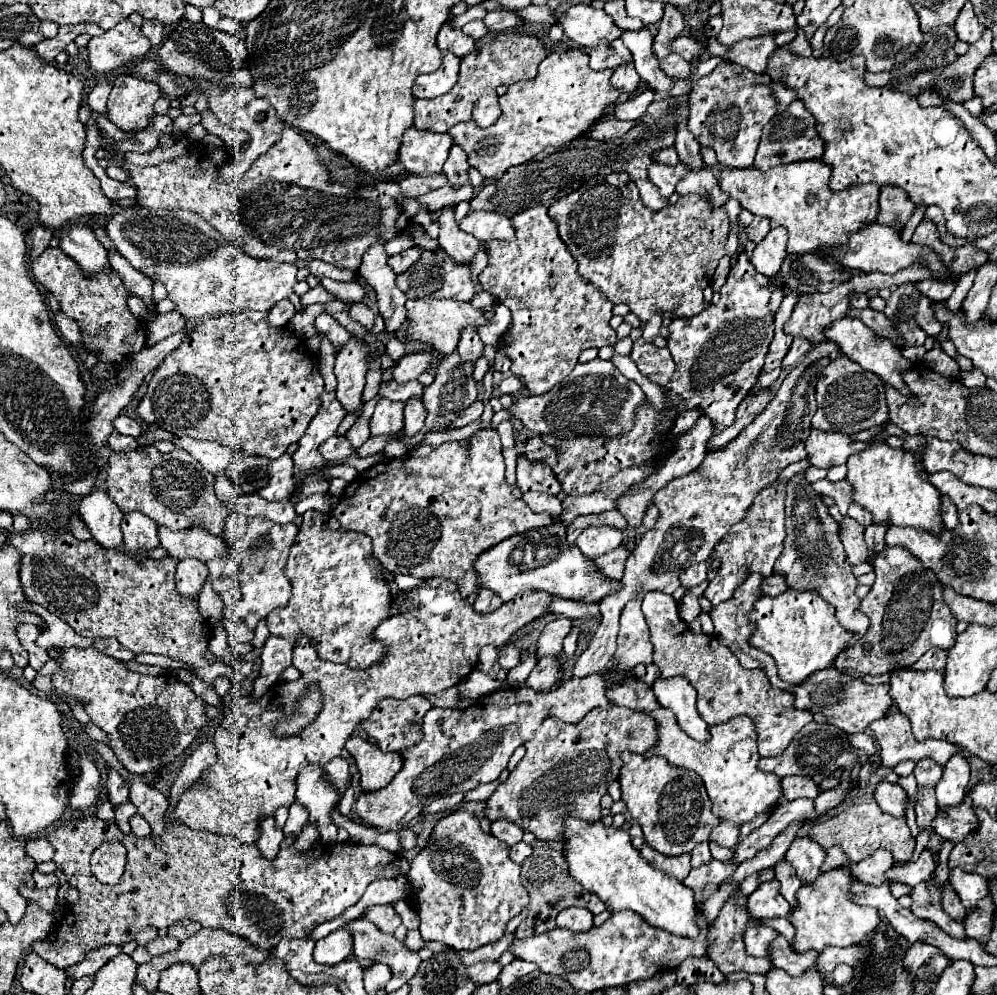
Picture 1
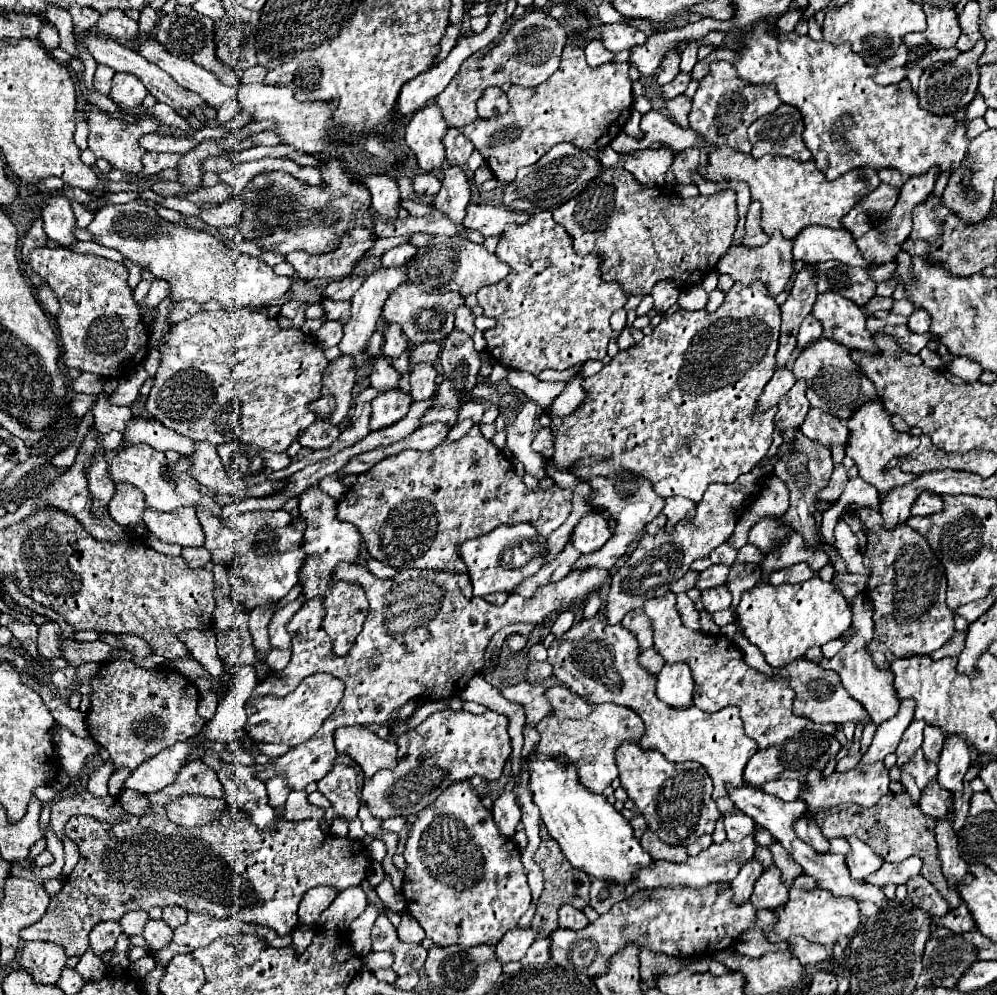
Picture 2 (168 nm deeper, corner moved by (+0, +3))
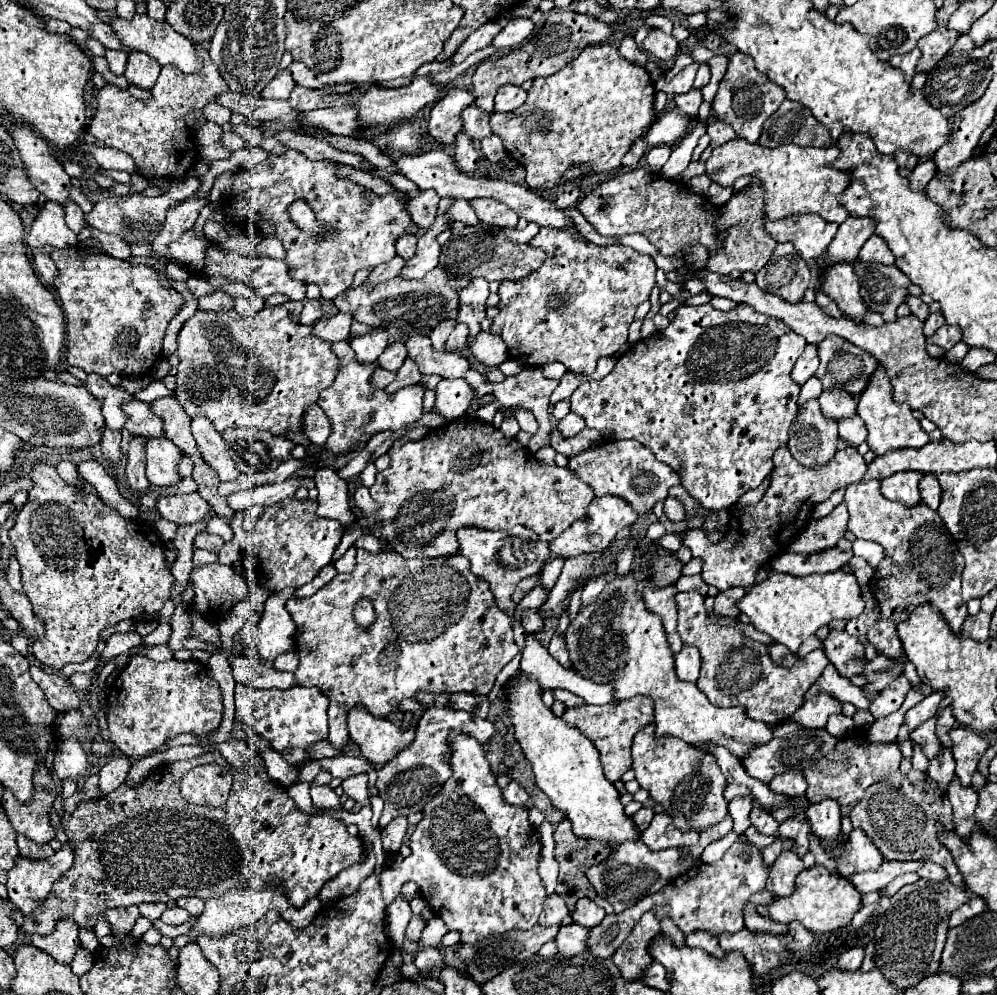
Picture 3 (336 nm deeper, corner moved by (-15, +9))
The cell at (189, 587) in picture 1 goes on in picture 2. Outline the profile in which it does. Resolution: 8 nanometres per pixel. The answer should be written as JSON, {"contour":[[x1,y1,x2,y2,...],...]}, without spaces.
{"contour":[[191,546,191,548,183,548,181,556,185,558,185,562,189,564,189,568,203,568,209,560,211,554,209,550,205,550,203,546]]}

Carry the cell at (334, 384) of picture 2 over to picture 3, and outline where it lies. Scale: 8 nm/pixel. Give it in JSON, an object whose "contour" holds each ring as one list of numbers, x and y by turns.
{"contour":[[376,332,376,334,366,334,366,336,356,336,350,340,350,346,356,352,356,360,360,364,372,364,388,346,388,334]]}

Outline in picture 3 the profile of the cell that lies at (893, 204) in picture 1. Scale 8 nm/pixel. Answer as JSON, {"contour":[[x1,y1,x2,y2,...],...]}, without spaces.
{"contour":[[896,152,894,160,896,160,896,164,898,164,900,168,908,168,908,170,914,170,916,164,918,164,916,156,912,156,910,152]]}

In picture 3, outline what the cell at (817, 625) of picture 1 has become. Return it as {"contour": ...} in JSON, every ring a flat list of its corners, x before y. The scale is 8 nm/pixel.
{"contour":[[770,572,768,580,748,588,746,596,736,602,740,612,744,612,752,626,768,634,774,642,784,644,792,654,804,644,806,638,816,634,818,628,828,626,832,620,854,620,864,610,864,600,860,596,860,586,850,572,830,572,812,576,788,576,782,572]]}

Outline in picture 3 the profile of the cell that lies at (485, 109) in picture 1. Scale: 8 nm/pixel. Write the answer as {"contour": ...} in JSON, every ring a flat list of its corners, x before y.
{"contour":[[502,86,498,92,496,92,496,106,494,110,496,112,512,112,516,110,518,106,524,104,526,100,526,90,520,88,520,86]]}

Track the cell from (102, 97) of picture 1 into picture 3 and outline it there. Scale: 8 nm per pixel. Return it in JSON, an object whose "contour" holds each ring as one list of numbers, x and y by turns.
{"contour":[[106,50,106,60,108,60,108,68,112,70,112,74,116,74,116,76,122,76,124,74,126,60,128,60,128,54,126,52]]}

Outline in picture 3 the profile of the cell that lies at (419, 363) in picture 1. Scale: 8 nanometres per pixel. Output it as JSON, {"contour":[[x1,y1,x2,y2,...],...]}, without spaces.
{"contour":[[456,324,454,330,452,330,452,334,446,340,446,350,448,352,456,352,456,350,464,348,466,346,466,336,468,336,468,326]]}

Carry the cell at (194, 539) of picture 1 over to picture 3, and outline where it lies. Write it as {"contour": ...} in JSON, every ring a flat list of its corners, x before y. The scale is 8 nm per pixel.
{"contour":[[198,492,160,496,156,502,156,508,162,518,166,518,178,526,196,524,210,514,210,504,204,498,200,498]]}

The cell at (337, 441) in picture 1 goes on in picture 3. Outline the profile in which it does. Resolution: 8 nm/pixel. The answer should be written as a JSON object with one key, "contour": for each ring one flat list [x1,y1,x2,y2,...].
{"contour":[[316,404,312,408,308,408,308,416,304,418,304,434,316,446,324,446,324,442,332,434,332,424,330,424,328,416]]}

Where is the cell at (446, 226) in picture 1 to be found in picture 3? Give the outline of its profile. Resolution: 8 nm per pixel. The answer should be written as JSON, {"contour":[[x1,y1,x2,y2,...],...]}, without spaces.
{"contour":[[460,132,456,136,456,148,454,148,454,162,462,172,476,172,478,170,478,152,474,148,474,142]]}

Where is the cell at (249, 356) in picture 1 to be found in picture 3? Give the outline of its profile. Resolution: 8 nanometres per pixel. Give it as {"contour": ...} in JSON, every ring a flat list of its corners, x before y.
{"contour":[[282,304,264,306,250,318,238,314,236,310,198,310,178,332,176,356,180,358,180,364,176,366,178,374,174,398,190,418,204,414,220,434,230,428,246,426,268,430,274,436,302,432,306,408,316,404,318,394,334,382,336,372,340,370,336,354,330,346,330,342,312,336,312,326,292,322,290,312]]}

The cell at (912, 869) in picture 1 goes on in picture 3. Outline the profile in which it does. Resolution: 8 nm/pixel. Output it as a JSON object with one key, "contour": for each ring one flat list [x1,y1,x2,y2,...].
{"contour":[[910,860,910,862,884,862,876,872,862,872,850,878,850,882,856,886,858,892,868,894,874,890,882,890,888,886,894,878,906,874,906,872,916,872,918,868,924,866,924,860]]}

